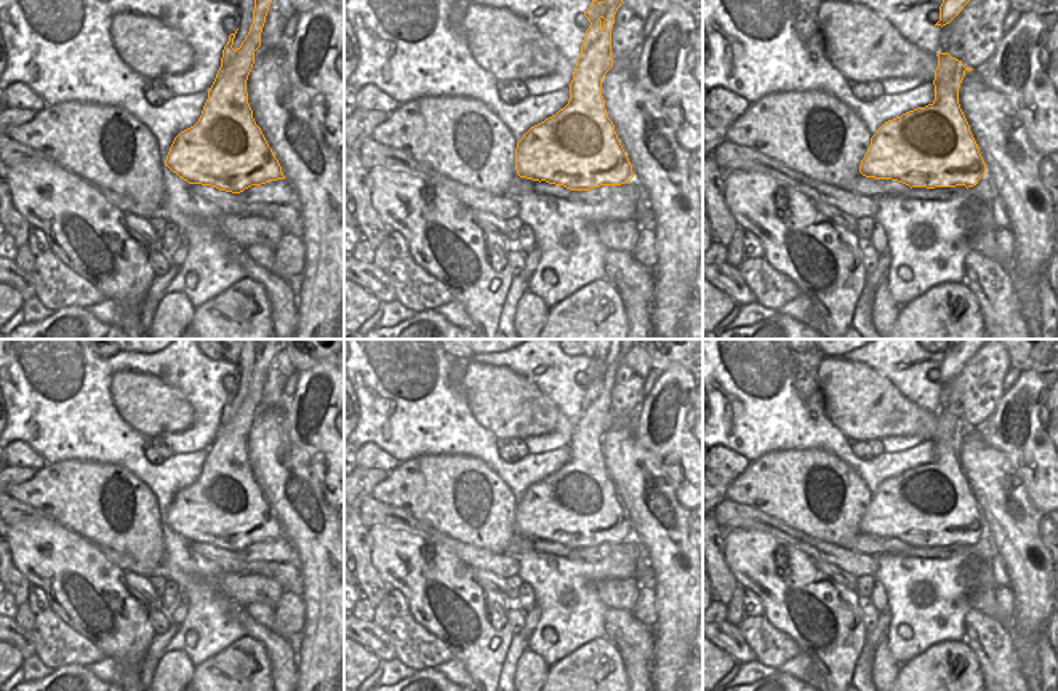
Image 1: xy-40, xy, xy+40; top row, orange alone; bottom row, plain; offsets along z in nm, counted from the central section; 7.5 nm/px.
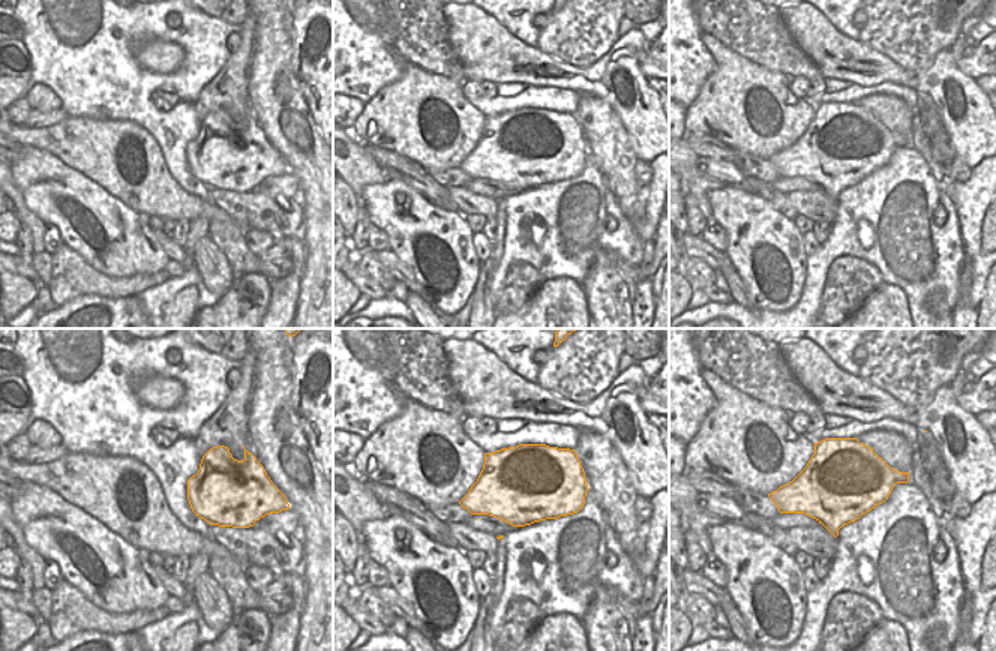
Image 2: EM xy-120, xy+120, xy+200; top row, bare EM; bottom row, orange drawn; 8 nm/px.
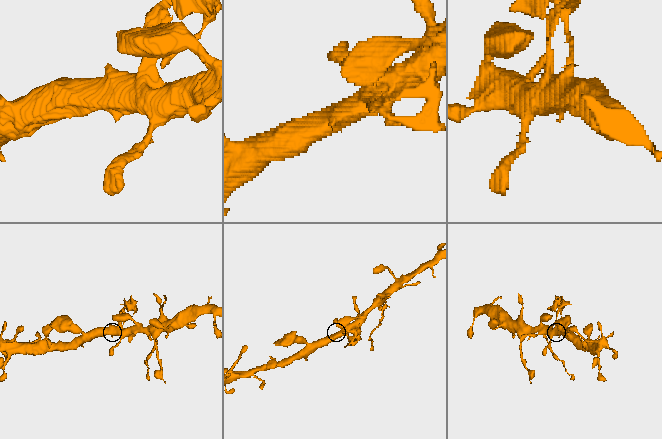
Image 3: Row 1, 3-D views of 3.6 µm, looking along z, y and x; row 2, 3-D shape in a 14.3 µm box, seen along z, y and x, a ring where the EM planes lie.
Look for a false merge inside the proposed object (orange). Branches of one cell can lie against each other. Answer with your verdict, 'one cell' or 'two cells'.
two cells

